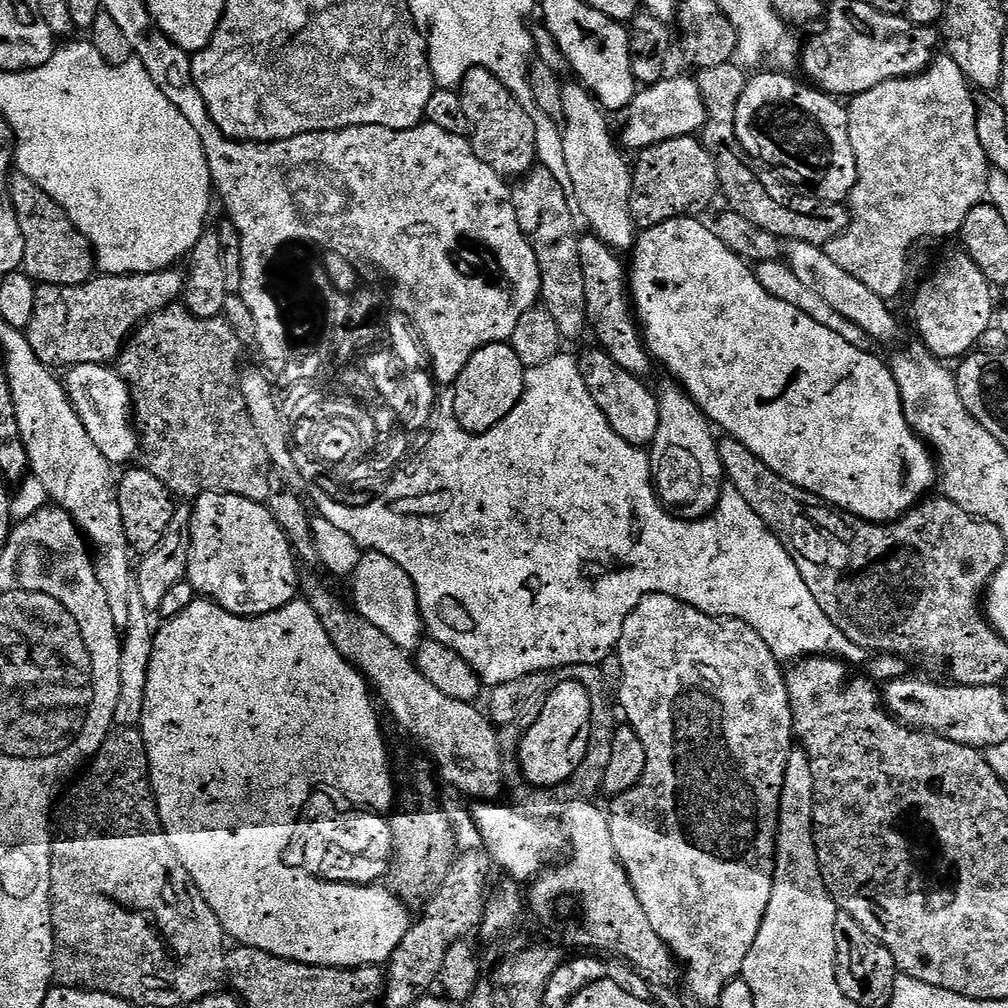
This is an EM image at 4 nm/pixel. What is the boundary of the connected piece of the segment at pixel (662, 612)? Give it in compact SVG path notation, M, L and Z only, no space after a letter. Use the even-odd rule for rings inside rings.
M664 594L644 596L642 602L627 616L622 638L617 644L617 658L622 672L622 682L619 681L617 689L618 706L623 719L625 716L632 720L631 731L644 749L644 773L634 788L611 801L612 812L610 808L608 816L610 838L614 838L614 850L638 894L638 902L642 902L642 910L646 910L646 918L650 918L650 926L654 926L658 938L662 938L673 957L682 965L682 976L688 979L687 991L690 996L701 1006L716 1006L727 984L743 973L746 954L750 954L750 946L754 946L754 938L758 938L758 926L762 926L766 906L770 906L772 875L776 873L780 799L784 779L790 774L788 759L792 756L795 733L787 679L779 660L750 625L734 618L710 616L672 595Z

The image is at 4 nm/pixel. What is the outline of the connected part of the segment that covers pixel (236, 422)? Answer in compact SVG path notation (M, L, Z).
M175 302L168 308L154 313L132 333L129 341L124 346L118 361L118 371L122 379L127 382L131 392L131 411L134 413L136 431L139 433L139 451L144 456L143 467L154 474L159 481L164 482L166 487L176 498L189 496L195 498L207 492L229 492L238 494L242 498L250 498L254 502L263 504L270 498L270 490L274 483L274 467L266 448L262 444L262 438L255 429L254 422L247 410L247 402L244 401L243 392L240 389L240 336L220 316L196 317L183 303Z

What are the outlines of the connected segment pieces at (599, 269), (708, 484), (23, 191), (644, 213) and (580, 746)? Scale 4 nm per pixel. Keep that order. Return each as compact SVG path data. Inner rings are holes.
M594 234L583 235L579 256L583 268L583 286L586 291L587 318L591 331L596 331L595 343L604 349L618 366L641 378L654 368L654 361L645 345L637 317L633 314L628 293L628 272L613 249Z
M671 387L658 396L658 434L654 434L650 445L652 482L656 485L661 504L673 516L681 520L703 520L715 511L726 485L720 445L717 437L712 437L713 429L705 423L704 411L683 388Z
M17 175L10 184L10 195L12 198L13 207L16 209L16 216L20 219L20 226L24 231L24 241L26 242L26 250L24 251L24 262L22 265L22 271L31 279L35 281L37 285L53 284L54 286L78 286L79 284L86 283L92 279L94 273L97 271L96 267L96 253L92 251L92 243L85 238L78 230L78 226L74 226L74 222L67 214L62 210L62 206L58 202L54 202L54 198L50 198L44 193L38 185L32 180L27 180L25 176Z
M695 135L674 137L669 140L658 142L649 148L638 152L632 171L632 194L629 200L629 209L632 217L641 229L653 228L662 222L677 220L683 216L699 217L721 191L720 179L718 178L718 166L711 152L707 152L703 143Z
M577 681L562 682L546 698L545 708L528 724L528 733L520 740L520 768L529 785L552 788L571 778L586 758L592 714L591 696Z

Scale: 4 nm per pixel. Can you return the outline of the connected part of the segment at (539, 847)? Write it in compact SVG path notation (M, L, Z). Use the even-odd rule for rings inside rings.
M478 802L472 810L472 820L480 834L483 843L483 849L490 857L491 861L498 867L504 868L511 879L518 882L531 881L543 871L545 866L551 865L558 857L562 848L567 847L567 835L563 832L563 825L556 824L553 819L533 818L529 814L510 808L508 806L500 806L498 802Z

